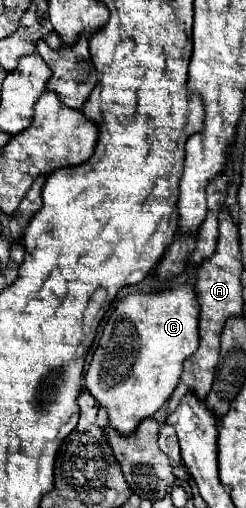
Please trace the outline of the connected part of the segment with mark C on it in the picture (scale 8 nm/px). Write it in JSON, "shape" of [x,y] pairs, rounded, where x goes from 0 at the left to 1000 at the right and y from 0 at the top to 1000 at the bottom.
{"shape":[[[748,559],[724,563],[715,571],[667,571],[634,579],[585,575],[520,579],[504,591],[480,594],[480,602],[463,606],[423,642],[415,665],[398,673],[398,685],[382,689],[374,713],[341,740],[350,768],[390,783],[390,791],[415,803],[431,803],[439,835],[463,846],[480,846],[488,858],[528,858],[577,827],[626,819],[626,811],[650,807],[659,795],[699,780],[740,736],[740,713],[764,701],[780,701],[797,685],[805,685],[805,594],[780,563]]]}

